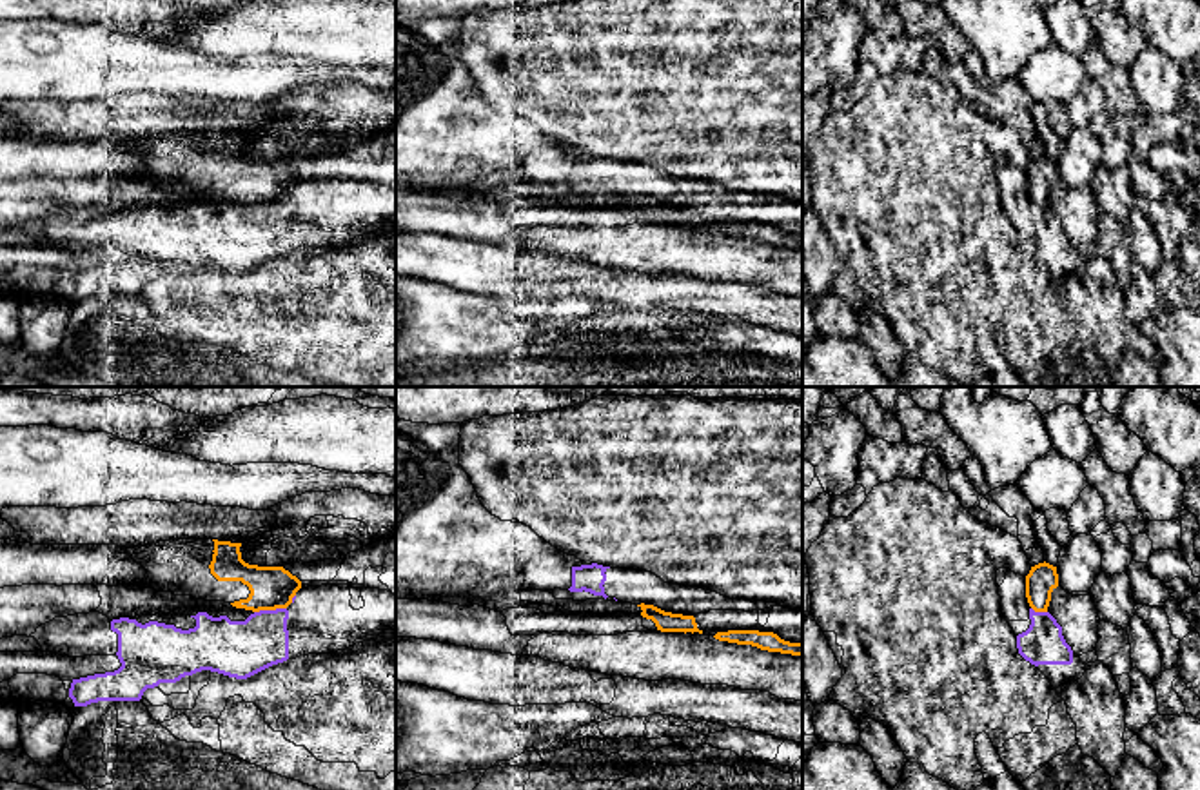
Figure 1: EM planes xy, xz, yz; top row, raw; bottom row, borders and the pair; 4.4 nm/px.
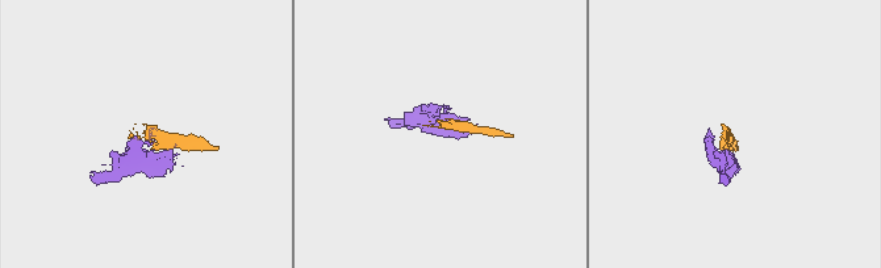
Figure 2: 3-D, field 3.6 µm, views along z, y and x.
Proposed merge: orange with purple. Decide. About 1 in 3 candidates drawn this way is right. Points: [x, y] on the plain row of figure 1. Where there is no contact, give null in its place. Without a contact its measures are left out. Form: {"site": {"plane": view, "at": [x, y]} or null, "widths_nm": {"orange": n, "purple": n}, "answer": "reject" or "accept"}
{"site": {"plane": "xy", "at": [269, 202]}, "widths_nm": {"orange": 190, "purple": 260}, "answer": "reject"}

